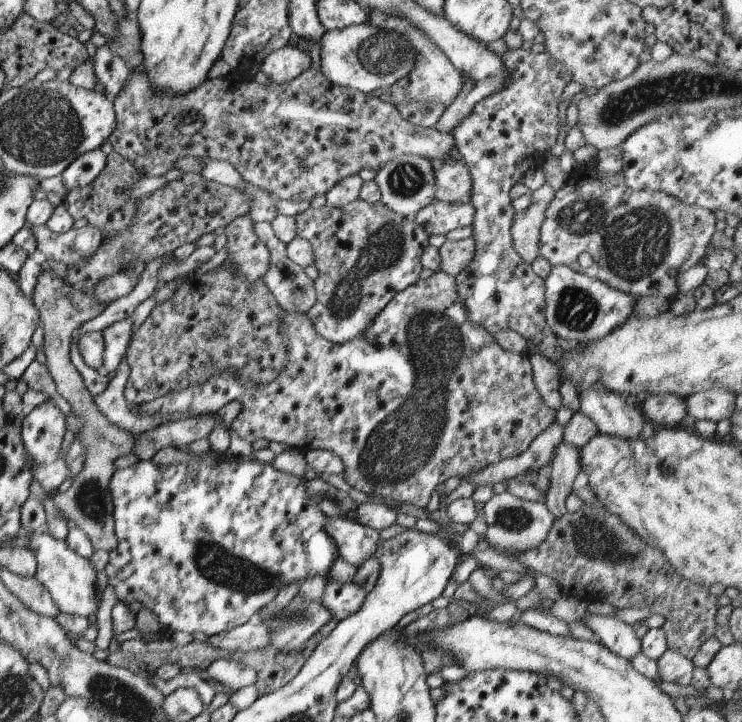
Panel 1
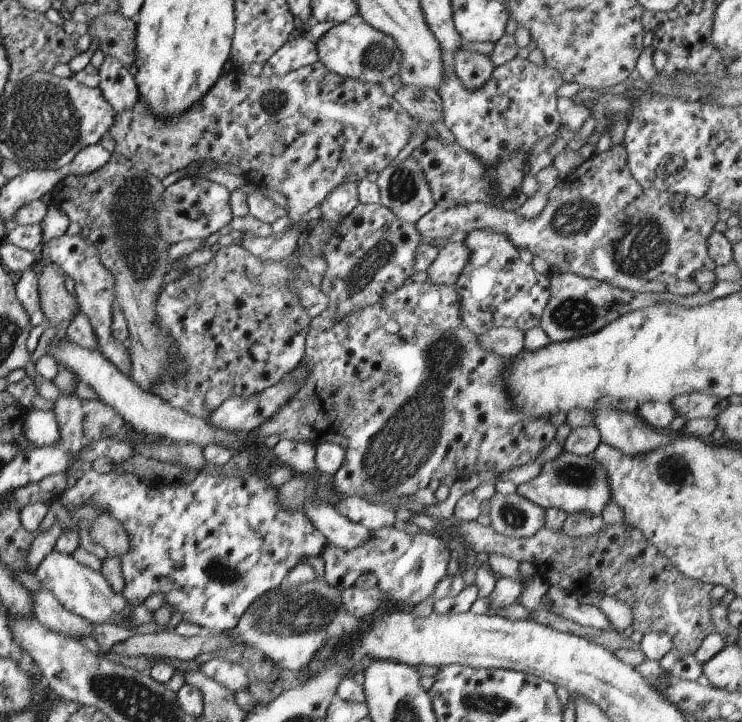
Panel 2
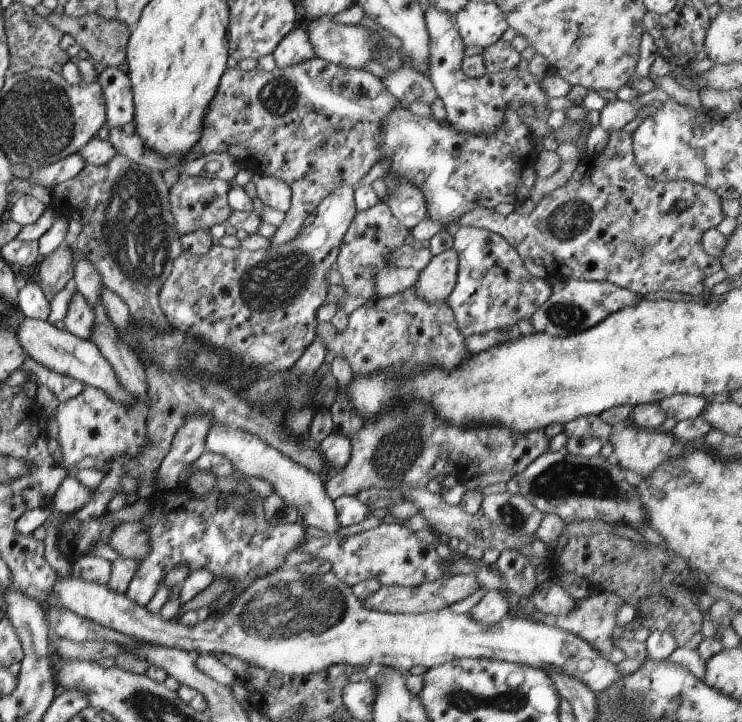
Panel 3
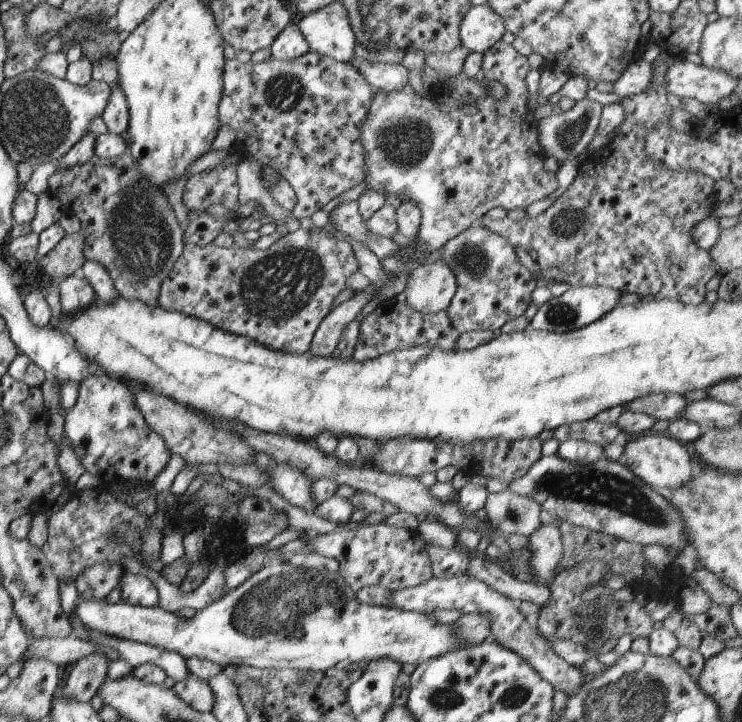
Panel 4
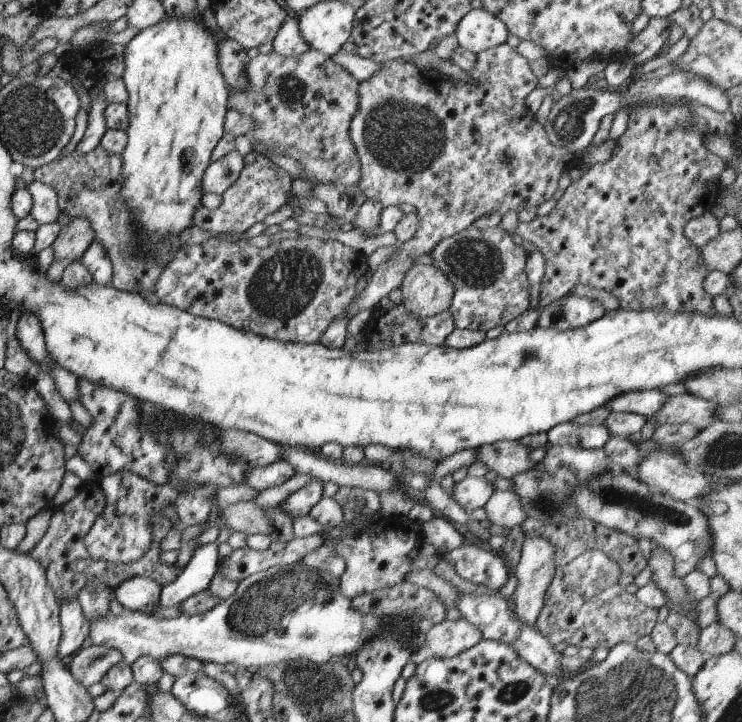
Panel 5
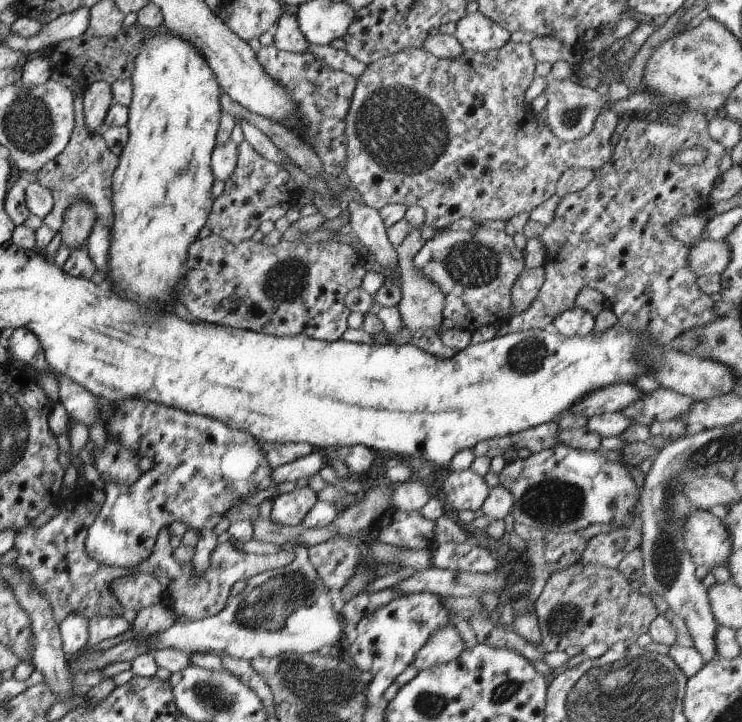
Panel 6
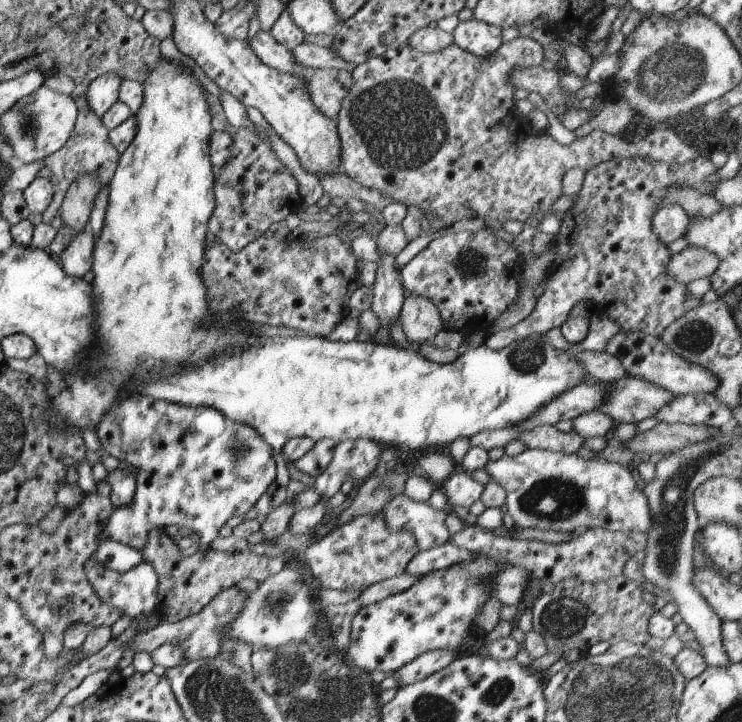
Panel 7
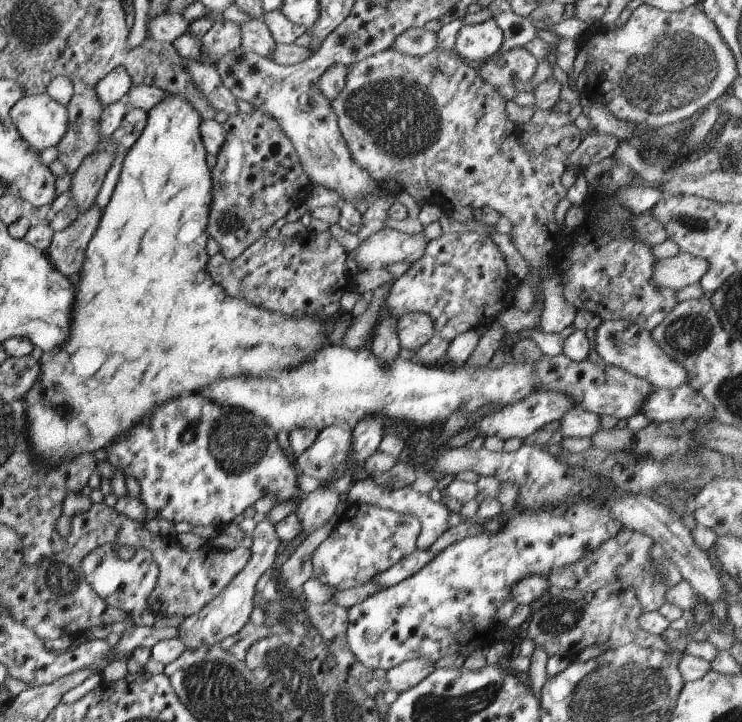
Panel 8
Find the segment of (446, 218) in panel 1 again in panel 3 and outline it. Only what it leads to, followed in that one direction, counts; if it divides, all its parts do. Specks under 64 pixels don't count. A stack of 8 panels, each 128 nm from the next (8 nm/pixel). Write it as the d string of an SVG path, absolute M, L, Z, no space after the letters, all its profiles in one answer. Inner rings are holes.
M613 130L608 134L609 140L602 152L582 155L569 180L561 188L541 198L531 214L521 216L511 212L503 216L493 209L473 208L447 226L433 222L427 215L410 231L413 243L429 241L439 231L453 232L460 226L475 227L501 236L521 259L537 257L547 262L548 275L551 268L555 272L550 277L552 279L558 277L557 270L561 268L565 272L571 272L573 266L569 266L569 262L573 254L576 280L608 281L618 288L631 290L639 295L650 292L677 292L689 296L701 294L703 280L721 269L718 260L709 257L700 247L701 234L715 228L725 217L719 198L705 186L697 186L687 180L657 182L643 176L633 158L631 135L621 130Z

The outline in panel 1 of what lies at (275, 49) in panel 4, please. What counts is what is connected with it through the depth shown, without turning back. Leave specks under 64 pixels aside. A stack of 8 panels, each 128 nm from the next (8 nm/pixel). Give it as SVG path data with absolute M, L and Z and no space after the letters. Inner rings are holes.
M291 45L270 52L261 60L260 71L274 83L286 83L300 75L311 60L309 55Z

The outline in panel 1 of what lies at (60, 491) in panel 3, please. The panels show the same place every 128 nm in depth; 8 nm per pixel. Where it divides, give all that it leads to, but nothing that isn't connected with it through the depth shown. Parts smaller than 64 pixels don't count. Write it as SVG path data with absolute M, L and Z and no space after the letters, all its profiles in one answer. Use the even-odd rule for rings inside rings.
M240 449L212 463L192 459L187 465L169 465L165 468L153 465L150 458L143 458L125 469L115 469L108 482L108 493L112 502L116 545L108 552L108 562L104 566L107 585L113 587L118 600L122 603L128 604L135 600L149 608L162 625L161 631L168 630L170 634L175 631L187 634L203 632L205 636L210 637L242 625L263 610L275 598L277 591L288 582L303 581L311 576L325 578L331 563L338 555L334 540L324 529L324 520L327 516L316 504L310 502L304 476L297 478L279 472L271 464L249 459Z

